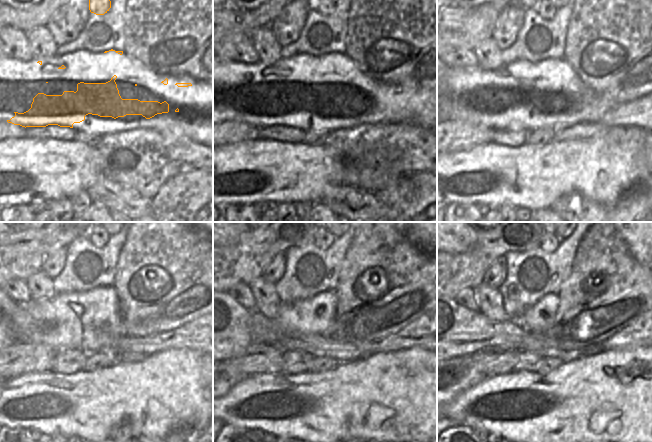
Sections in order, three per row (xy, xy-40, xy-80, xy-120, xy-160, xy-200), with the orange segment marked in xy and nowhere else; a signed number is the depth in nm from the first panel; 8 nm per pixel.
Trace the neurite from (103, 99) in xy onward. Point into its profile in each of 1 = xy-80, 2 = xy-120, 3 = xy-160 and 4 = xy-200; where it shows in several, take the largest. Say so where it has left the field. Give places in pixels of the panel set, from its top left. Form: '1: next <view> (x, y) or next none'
1: next xy-80 (514, 112)
2: next xy-120 (64, 335)
3: next xy-160 (317, 323)
4: next xy-200 (540, 322)

